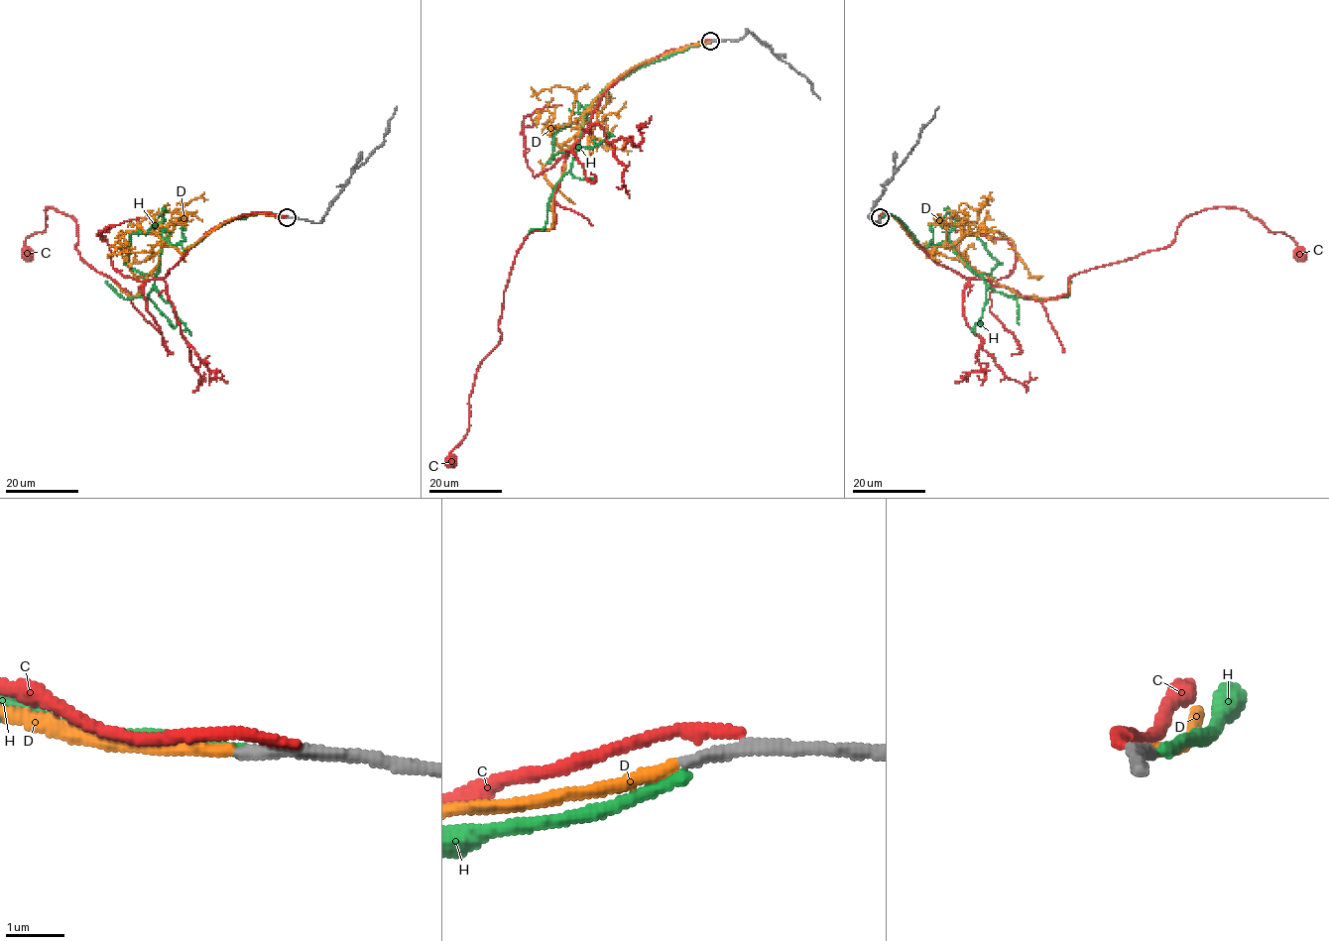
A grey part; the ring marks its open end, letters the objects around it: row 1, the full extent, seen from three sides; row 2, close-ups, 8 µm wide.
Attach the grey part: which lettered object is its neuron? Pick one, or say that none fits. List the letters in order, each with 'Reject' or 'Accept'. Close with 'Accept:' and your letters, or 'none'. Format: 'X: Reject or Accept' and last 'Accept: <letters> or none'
C: Reject
D: Accept
H: Reject
Accept: D

